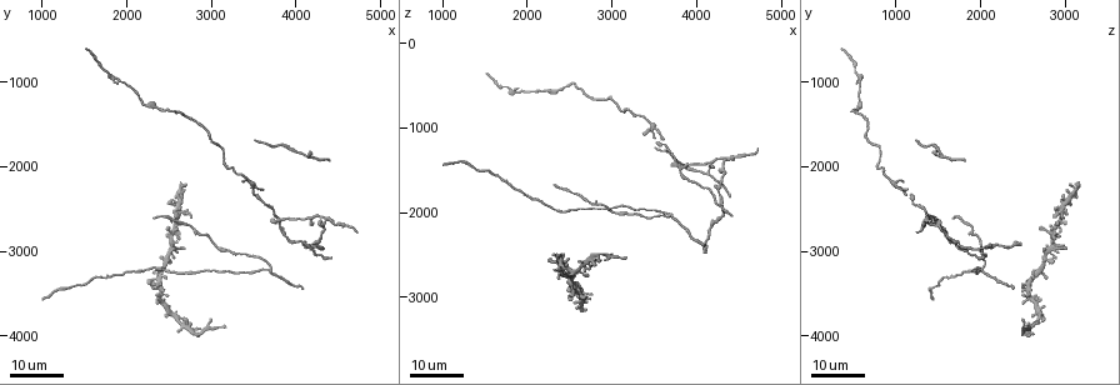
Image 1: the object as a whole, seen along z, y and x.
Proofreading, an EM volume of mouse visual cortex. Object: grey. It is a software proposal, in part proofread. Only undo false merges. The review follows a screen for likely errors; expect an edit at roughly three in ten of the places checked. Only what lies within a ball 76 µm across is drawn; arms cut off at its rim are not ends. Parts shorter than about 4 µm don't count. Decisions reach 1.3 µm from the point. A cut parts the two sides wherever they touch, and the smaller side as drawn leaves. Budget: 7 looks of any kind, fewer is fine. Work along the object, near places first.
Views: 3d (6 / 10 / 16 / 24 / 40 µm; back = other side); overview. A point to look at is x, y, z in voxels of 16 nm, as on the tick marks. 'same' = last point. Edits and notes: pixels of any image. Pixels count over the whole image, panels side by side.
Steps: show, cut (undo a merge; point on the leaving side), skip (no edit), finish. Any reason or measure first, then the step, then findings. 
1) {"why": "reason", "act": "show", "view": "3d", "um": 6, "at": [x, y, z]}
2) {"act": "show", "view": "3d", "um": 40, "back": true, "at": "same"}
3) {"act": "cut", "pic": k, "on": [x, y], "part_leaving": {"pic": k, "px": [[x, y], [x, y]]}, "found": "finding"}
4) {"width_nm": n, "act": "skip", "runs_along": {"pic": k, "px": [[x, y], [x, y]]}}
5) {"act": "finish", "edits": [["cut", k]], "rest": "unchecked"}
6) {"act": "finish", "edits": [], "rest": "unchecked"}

{"act": "show", "view": "3d", "um": 24, "at": [3450, 2200, 1000]}

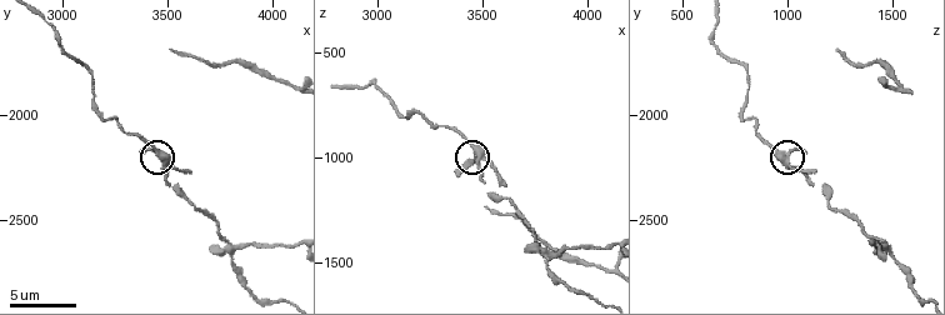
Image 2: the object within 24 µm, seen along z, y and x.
{"why": "zoom in", "act": "show", "view": "3d", "um": 6, "at": [3460, 2180, 1000]}

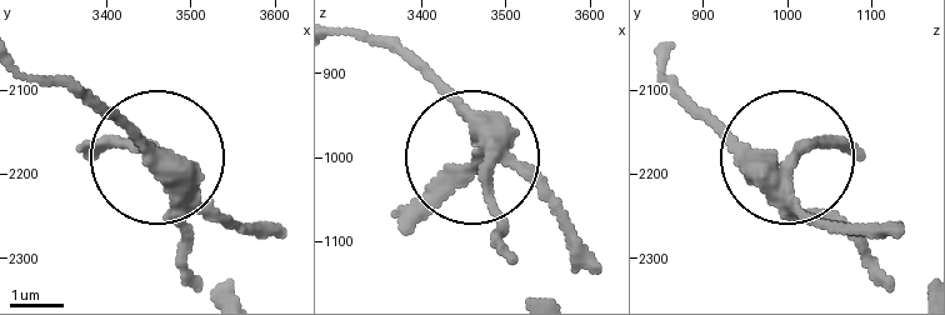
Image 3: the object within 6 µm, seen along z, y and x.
{"width_nm": 360, "act": "cut", "pic": 3, "on": [231, 224], "part_leaving": {"pic": 3, "px": [[185, 185], [225, 221], [284, 230]]}, "found": "a second cell is stuck on"}

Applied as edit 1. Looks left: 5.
{"act": "show", "view": "overview"}

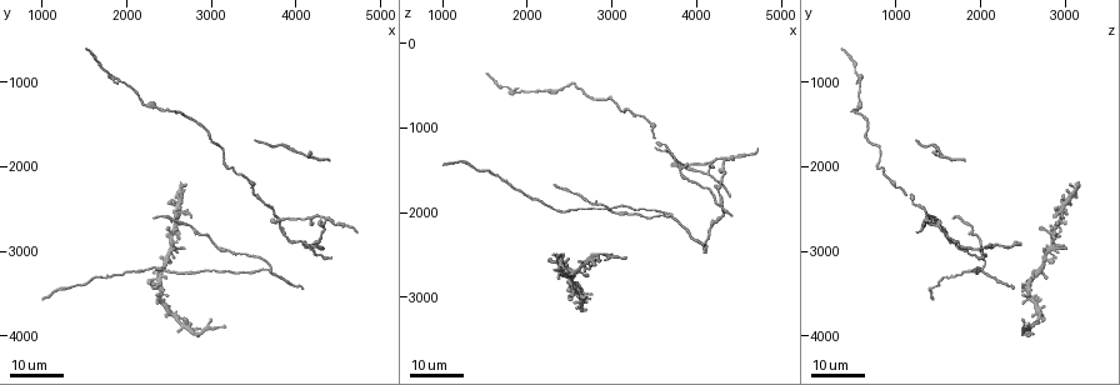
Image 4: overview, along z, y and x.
{"why": "three-way junction", "act": "show", "view": "3d", "um": 24, "at": [3700, 3200, 2000]}

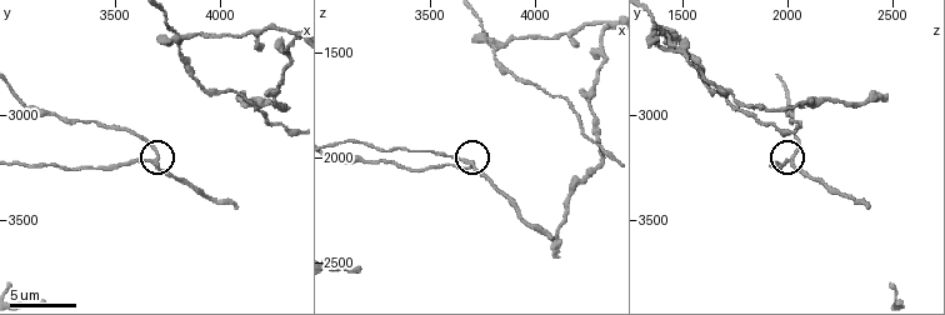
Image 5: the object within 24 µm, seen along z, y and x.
{"act": "show", "view": "3d", "um": 10, "at": [3700, 3220, 2020]}

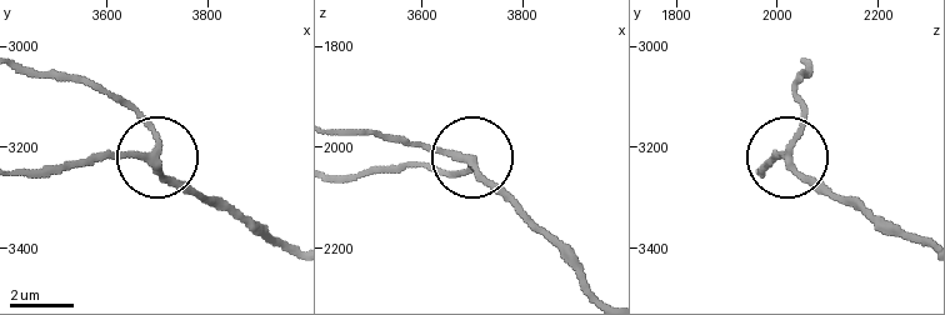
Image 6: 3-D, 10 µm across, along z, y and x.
{"side_arm_um": 29, "arms": 3, "act": "skip", "found": "continuous, no second cell"}

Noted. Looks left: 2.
{"why": "four or more arms meet", "act": "show", "view": "3d", "um": 10, "at": [3800, 2610, 1460]}

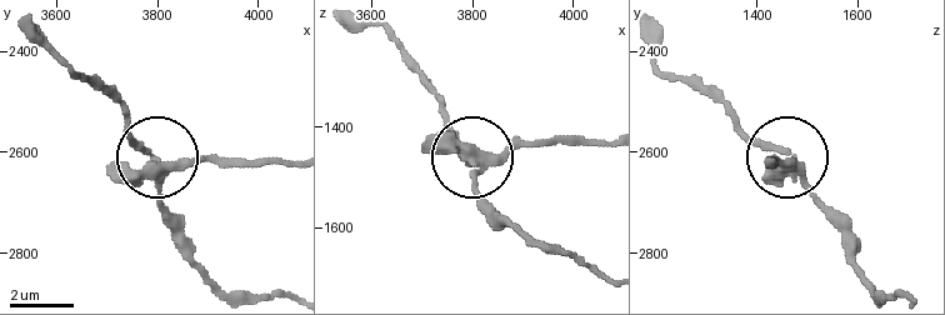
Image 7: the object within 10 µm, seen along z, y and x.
{"arms": 4, "act": "cut", "pic": 7, "on": [215, 154], "part_leaving": {"pic": 7, "px": [[171, 164], [290, 164]]}, "found": "a second cell is stuck on"}

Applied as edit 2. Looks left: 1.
{"act": "show", "view": "3d", "um": 10, "at": [4190, 2990, 1810]}

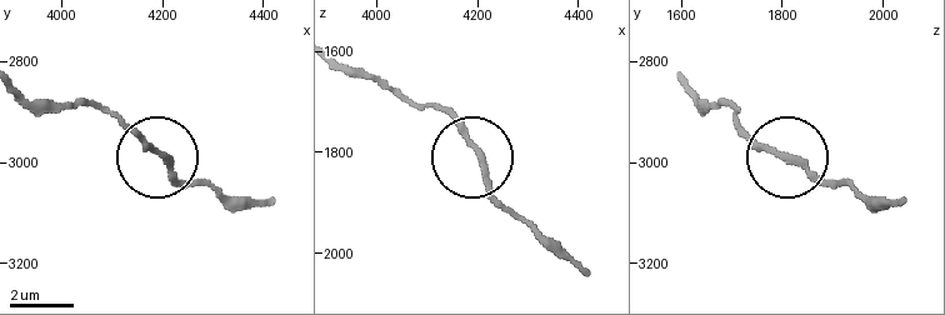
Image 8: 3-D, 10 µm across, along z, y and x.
{"act": "skip", "runs_along": {"pic": 8, "px": [[479, 150], [489, 188], [535, 233]]}, "found": "continuous, no second cell"}

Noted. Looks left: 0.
{"act": "finish", "edits": [["cut", 3], ["cut", 7]], "rest": "unchecked"}

